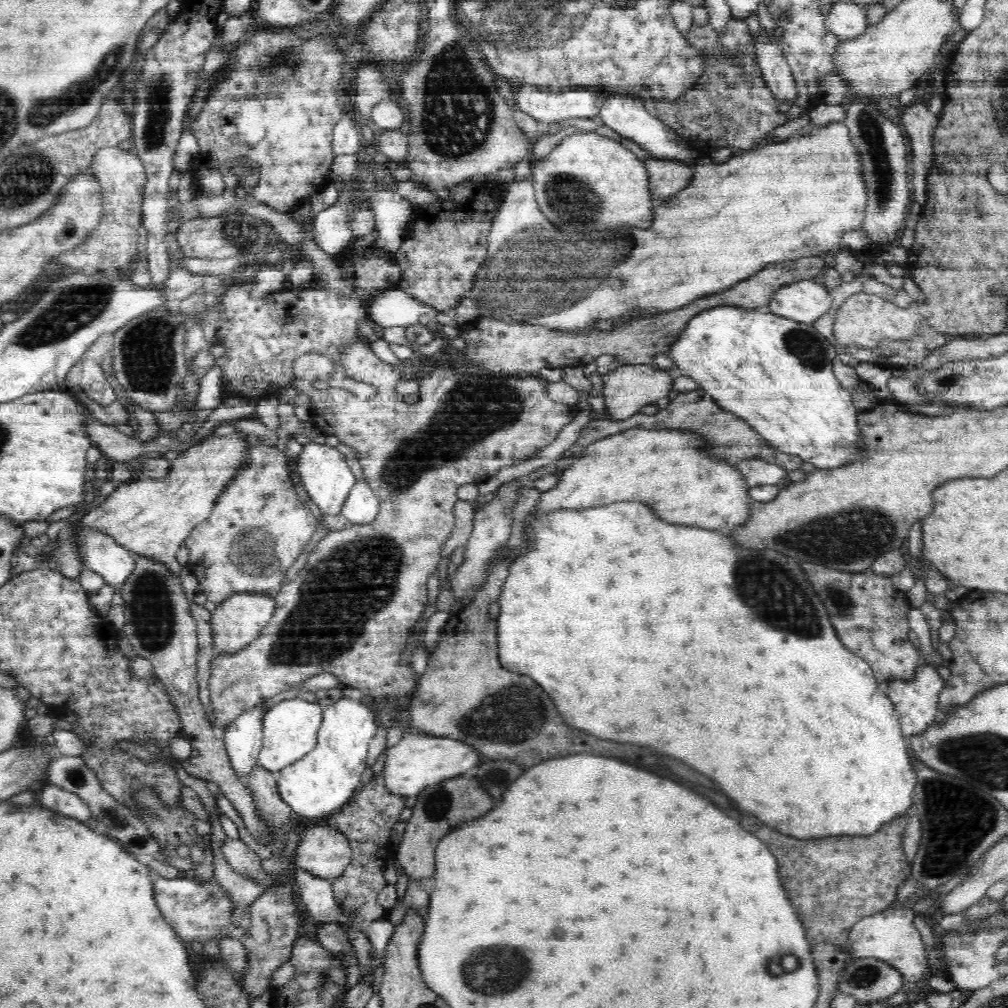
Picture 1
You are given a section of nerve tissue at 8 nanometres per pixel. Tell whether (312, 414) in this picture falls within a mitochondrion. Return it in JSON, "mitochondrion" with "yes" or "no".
{"mitochondrion":"no"}

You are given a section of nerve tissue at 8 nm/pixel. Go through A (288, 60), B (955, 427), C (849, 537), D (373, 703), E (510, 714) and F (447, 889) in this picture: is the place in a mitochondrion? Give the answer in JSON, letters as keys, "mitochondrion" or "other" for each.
{"A":"mitochondrion","B":"other","C":"mitochondrion","D":"other","E":"mitochondrion","F":"other"}

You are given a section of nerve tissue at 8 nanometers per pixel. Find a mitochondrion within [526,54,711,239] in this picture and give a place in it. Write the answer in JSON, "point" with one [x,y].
{"point":[574,202]}

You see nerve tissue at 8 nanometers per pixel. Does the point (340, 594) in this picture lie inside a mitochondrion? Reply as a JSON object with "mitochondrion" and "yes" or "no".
{"mitochondrion":"yes"}

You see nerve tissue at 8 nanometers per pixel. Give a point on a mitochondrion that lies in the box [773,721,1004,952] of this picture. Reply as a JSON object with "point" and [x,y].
{"point":[957,817]}

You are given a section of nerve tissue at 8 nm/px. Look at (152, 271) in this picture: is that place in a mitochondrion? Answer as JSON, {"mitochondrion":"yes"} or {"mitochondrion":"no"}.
{"mitochondrion":"no"}

